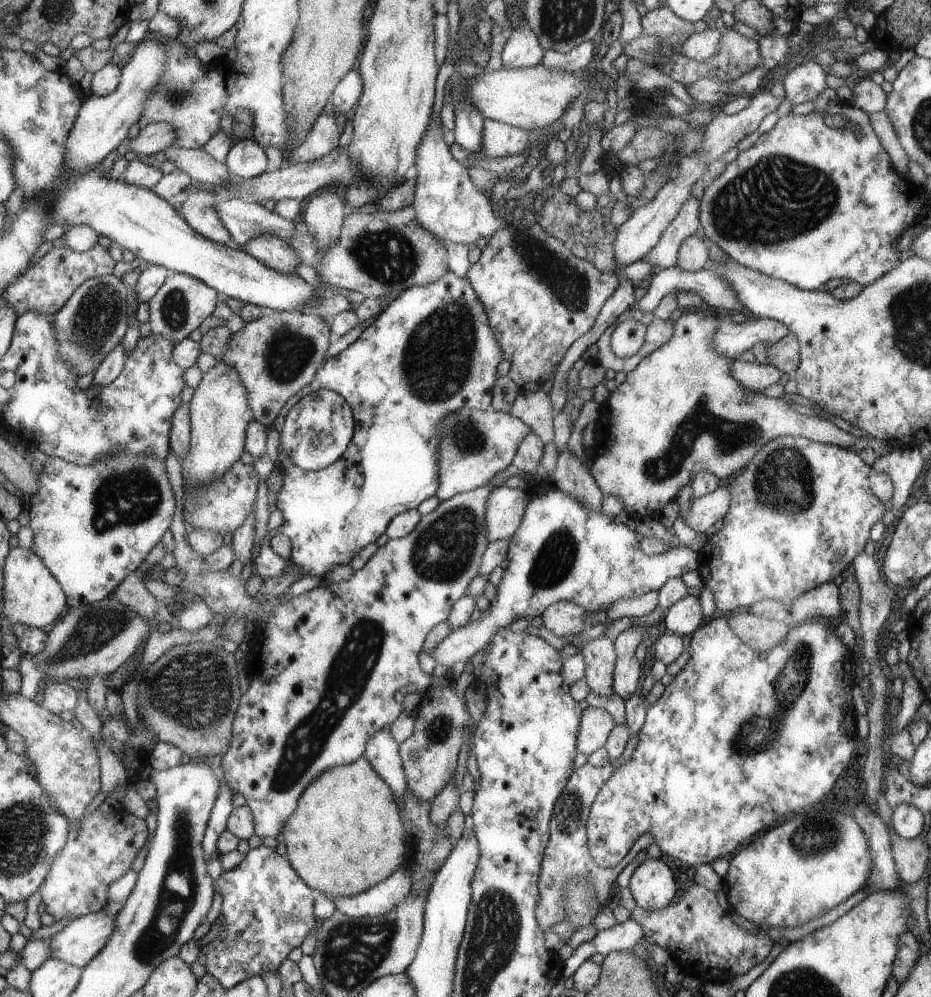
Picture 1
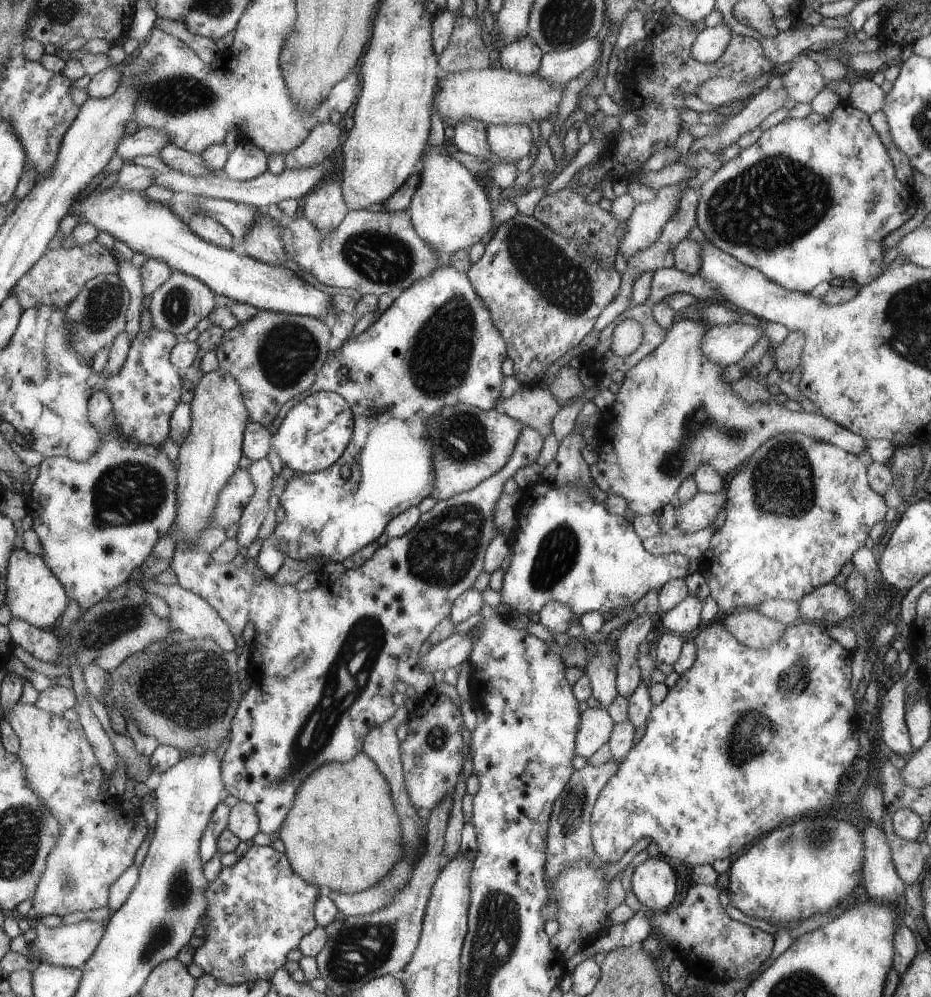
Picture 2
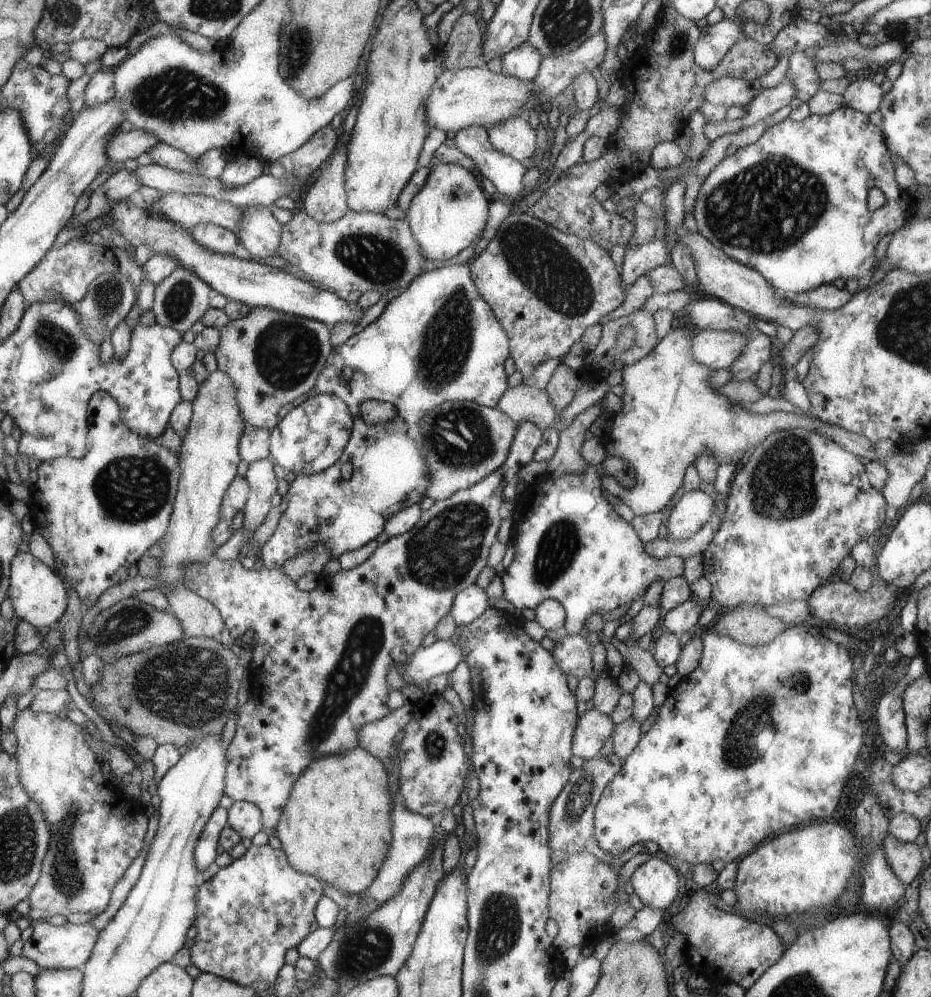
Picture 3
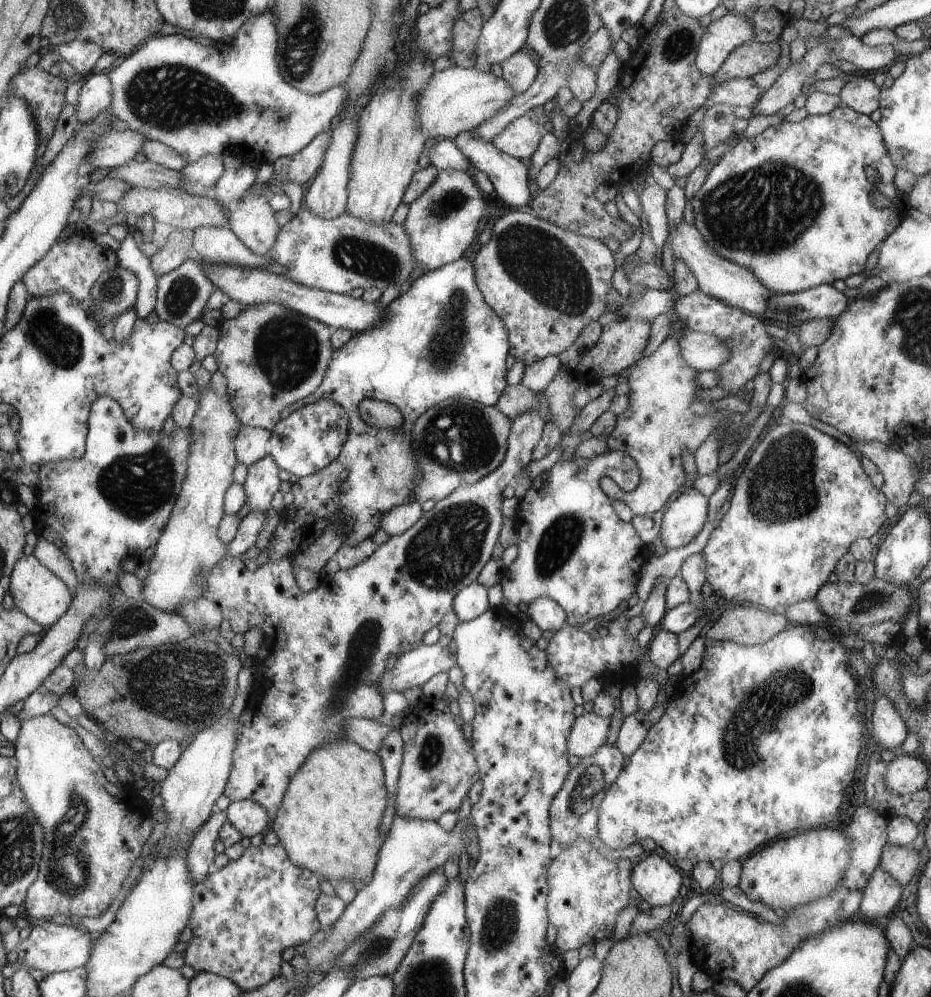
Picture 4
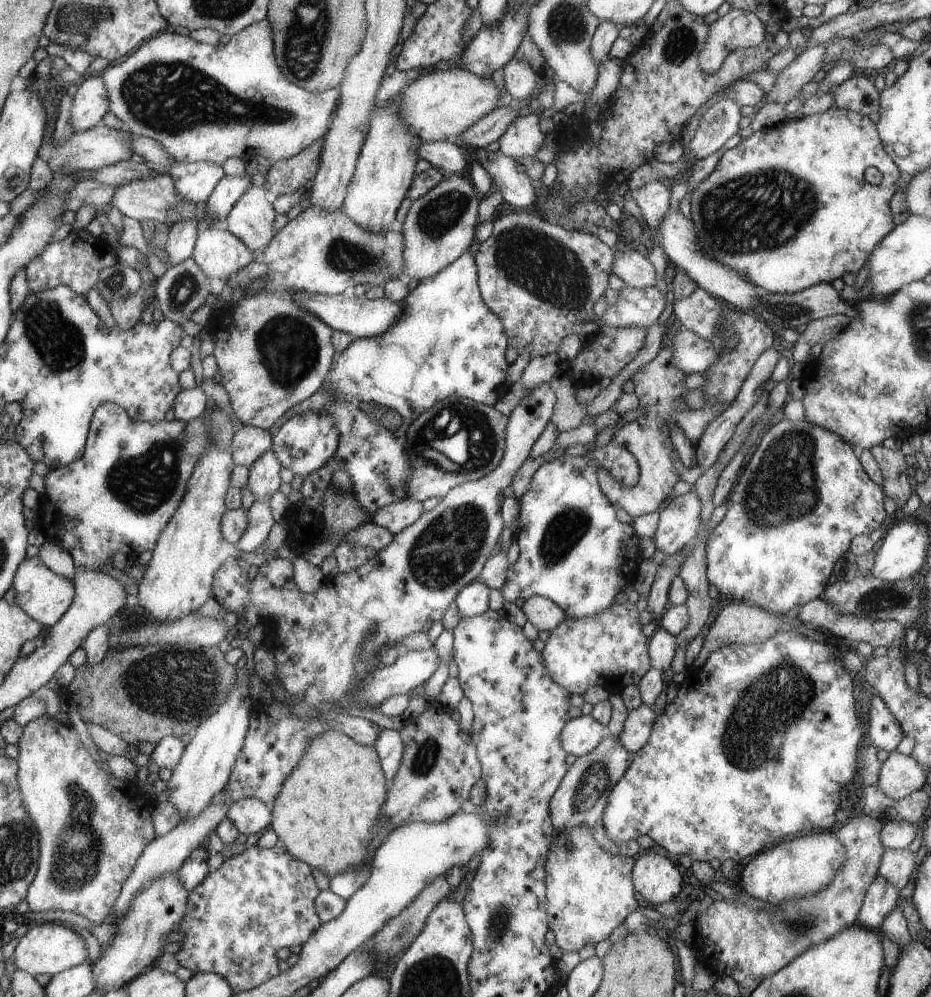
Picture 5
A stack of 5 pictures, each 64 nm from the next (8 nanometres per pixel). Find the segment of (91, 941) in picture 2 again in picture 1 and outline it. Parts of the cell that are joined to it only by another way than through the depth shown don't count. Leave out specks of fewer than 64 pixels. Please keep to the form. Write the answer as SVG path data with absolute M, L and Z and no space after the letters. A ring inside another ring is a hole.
M98 911L70 921L53 938L45 940L50 946L50 957L83 969L109 942L116 920L116 915Z

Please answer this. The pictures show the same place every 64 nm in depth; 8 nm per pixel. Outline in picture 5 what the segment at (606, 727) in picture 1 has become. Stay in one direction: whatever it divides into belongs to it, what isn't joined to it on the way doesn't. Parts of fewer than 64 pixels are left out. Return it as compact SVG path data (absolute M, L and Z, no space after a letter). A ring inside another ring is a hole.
M591 714L570 719L563 731L563 747L569 754L583 757L606 739L607 728Z

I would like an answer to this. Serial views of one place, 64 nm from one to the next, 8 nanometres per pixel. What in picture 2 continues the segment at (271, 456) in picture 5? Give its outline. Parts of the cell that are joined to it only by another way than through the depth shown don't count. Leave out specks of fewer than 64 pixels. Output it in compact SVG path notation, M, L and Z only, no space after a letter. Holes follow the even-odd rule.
M266 457L254 461L248 470L257 486L257 495L246 508L235 536L242 548L248 548L252 542L259 540L258 530L271 510L268 499L271 496L270 489L272 488L272 478L274 478L274 470Z

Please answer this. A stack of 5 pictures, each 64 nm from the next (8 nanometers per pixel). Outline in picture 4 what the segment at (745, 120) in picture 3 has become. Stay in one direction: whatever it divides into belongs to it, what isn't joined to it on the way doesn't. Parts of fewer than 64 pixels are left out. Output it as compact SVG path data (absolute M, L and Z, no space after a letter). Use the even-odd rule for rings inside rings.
M852 35L845 42L838 40L823 40L816 47L813 47L805 54L799 55L802 58L800 65L790 65L779 77L776 82L768 89L763 91L759 101L753 106L753 116L762 114L762 116L770 116L782 110L787 104L793 104L794 99L801 94L805 80L815 74L819 66L823 64L836 64L838 60L843 58L854 62L861 68L866 75L873 75L876 72L885 72L893 62L900 58L899 50L893 44L889 45L866 45L865 41L859 39L856 35Z

